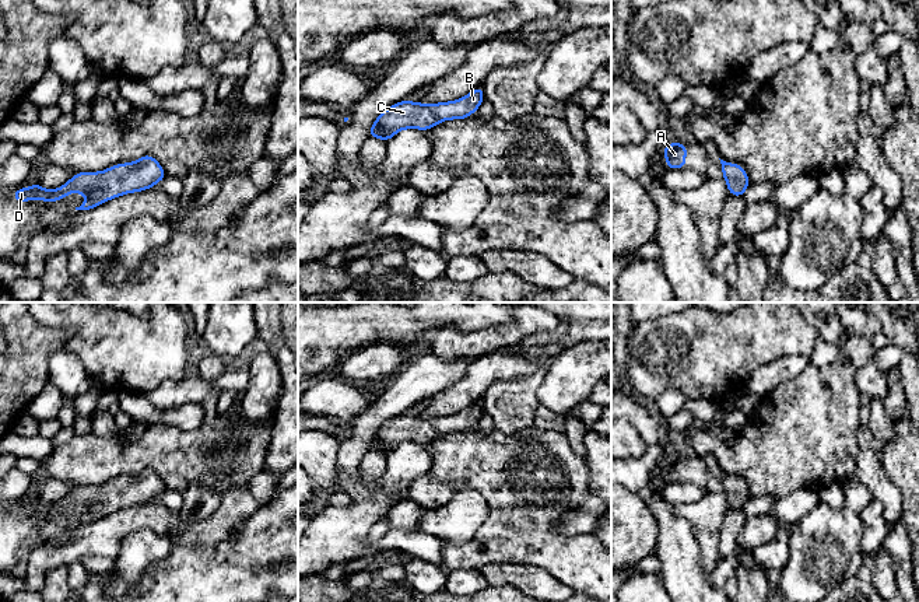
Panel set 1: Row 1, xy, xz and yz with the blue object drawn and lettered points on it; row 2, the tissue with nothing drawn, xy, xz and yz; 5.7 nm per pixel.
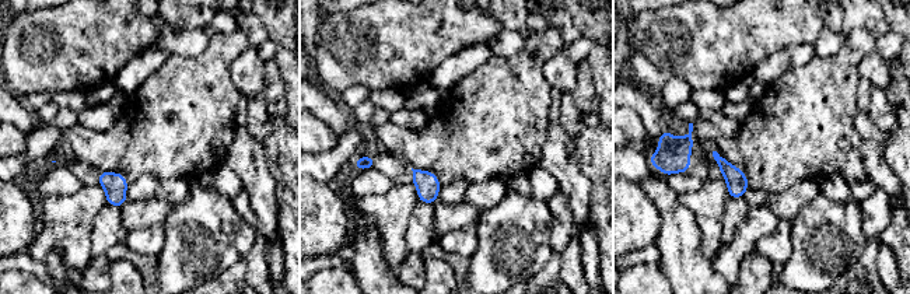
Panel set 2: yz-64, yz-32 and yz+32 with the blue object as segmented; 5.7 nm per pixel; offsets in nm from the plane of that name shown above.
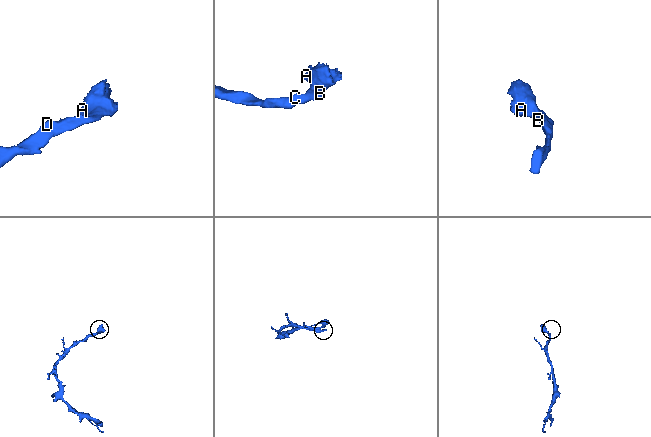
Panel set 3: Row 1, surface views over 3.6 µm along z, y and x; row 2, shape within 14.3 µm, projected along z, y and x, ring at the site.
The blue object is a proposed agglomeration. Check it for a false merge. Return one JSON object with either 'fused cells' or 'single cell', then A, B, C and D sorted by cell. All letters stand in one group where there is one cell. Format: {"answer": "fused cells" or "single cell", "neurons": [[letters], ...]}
{"answer": "single cell", "neurons": [["A", "B", "C", "D"]]}

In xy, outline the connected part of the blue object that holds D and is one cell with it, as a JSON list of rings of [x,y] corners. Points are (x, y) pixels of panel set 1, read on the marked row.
[[[144,155],[134,162],[117,164],[102,172],[80,172],[59,189],[46,190],[41,185],[18,189],[13,199],[57,202],[71,192],[84,193],[87,200],[76,210],[90,210],[124,193],[151,189],[165,178],[158,161]]]

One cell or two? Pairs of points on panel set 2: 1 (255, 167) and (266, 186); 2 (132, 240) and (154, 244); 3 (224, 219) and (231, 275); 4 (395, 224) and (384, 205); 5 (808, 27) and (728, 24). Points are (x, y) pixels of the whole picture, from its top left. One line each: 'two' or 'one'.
1: one
2: one
3: two
4: one
5: one

